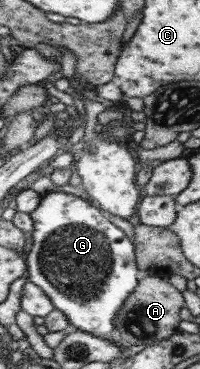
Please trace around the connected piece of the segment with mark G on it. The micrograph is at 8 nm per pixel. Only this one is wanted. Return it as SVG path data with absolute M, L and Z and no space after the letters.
M46 192L40 195L37 207L28 214L32 218L33 243L25 260L28 281L38 286L68 325L114 345L123 345L120 339L114 338L115 318L140 278L129 237L97 206L73 194Z

